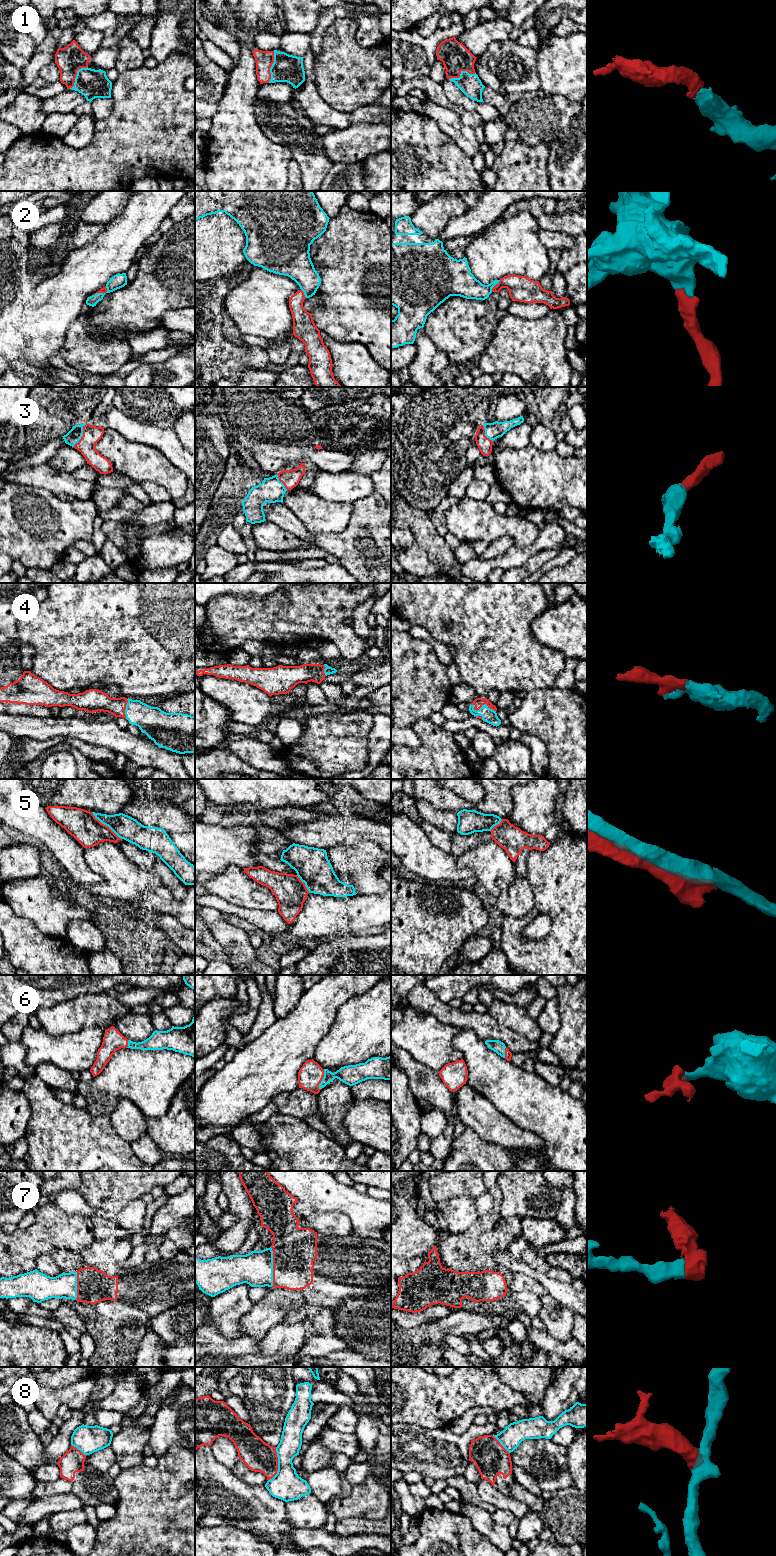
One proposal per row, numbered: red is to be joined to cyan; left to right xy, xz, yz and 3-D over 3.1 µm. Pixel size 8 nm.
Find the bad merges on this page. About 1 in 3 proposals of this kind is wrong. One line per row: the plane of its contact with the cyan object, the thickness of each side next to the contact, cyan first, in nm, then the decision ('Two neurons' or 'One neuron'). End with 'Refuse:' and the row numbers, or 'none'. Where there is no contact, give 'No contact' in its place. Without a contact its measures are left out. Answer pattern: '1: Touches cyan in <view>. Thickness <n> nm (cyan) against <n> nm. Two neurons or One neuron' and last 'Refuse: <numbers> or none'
1: Touches cyan in xz. Thickness 220 nm (cyan) against 140 nm. One neuron
2: Touches cyan in yz. Thickness 200 nm (cyan) against 200 nm. One neuron
3: Touches cyan in xy. Thickness 110 nm (cyan) against 140 nm. One neuron
4: Touches cyan in yz. Thickness 110 nm (cyan) against 80 nm. One neuron
5: Touches cyan in xy. Thickness 190 nm (cyan) against 240 nm. Two neurons
6: Touches cyan in xz. Thickness 160 nm (cyan) against 200 nm. One neuron
7: Touches cyan in xz. Thickness 280 nm (cyan) against 360 nm. One neuron
8: Touches cyan in xz. Thickness 240 nm (cyan) against 240 nm. Two neurons
Refuse: 5, 8

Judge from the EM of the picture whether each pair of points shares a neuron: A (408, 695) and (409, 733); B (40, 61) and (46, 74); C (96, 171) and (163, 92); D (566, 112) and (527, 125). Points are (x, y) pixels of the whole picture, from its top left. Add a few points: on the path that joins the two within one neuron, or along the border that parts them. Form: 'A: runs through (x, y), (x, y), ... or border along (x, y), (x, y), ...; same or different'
A: border along (410, 726), (401, 728); different
B: border along (54, 61), (45, 64), (37, 75); different
C: runs through (116, 151), (152, 115), (152, 112); same
D: runs through (556, 112), (544, 117), (537, 117); same

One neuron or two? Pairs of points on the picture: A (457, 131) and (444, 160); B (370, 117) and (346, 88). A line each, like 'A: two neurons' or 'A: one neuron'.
A: two neurons
B: two neurons

